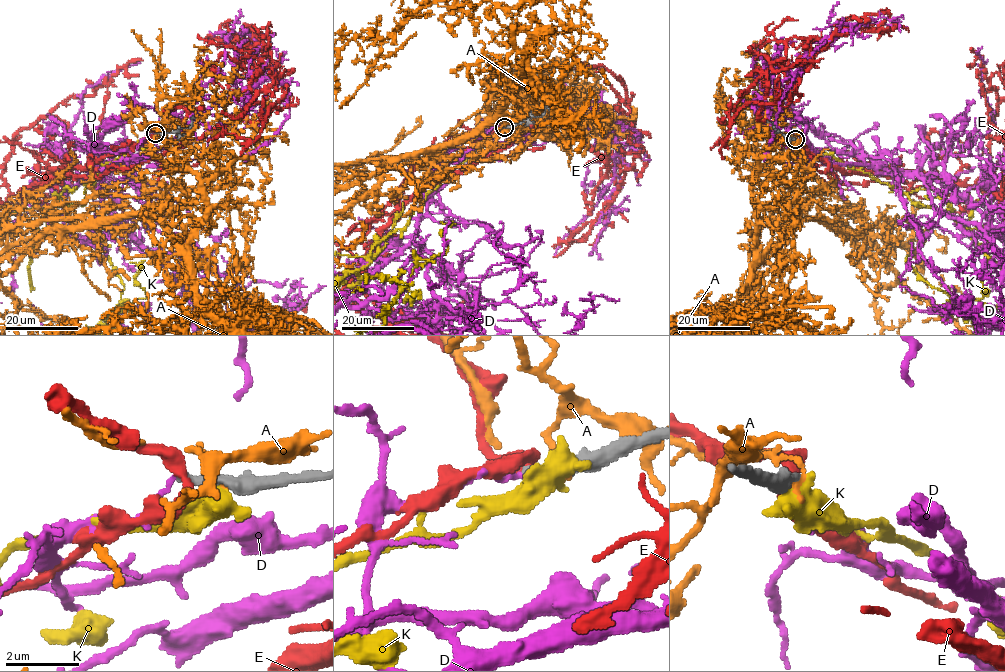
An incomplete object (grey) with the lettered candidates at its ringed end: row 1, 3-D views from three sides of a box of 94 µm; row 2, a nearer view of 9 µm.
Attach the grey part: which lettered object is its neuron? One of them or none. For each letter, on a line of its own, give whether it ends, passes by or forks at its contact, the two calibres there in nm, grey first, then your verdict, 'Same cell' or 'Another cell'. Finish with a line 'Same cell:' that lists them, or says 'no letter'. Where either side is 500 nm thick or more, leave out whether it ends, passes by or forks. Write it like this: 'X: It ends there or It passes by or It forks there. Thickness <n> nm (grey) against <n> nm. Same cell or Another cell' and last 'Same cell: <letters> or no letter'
A: It ends there. Thickness 480 nm (grey) against 140 nm. Another cell
D: It ends there. Thickness 240 nm (grey) against 100 nm. Another cell
E: It passes by. Thickness 280 nm (grey) against 360 nm. Another cell
K: Thickness 440 nm (grey) against 700 nm. Another cell
Same cell: no letter

